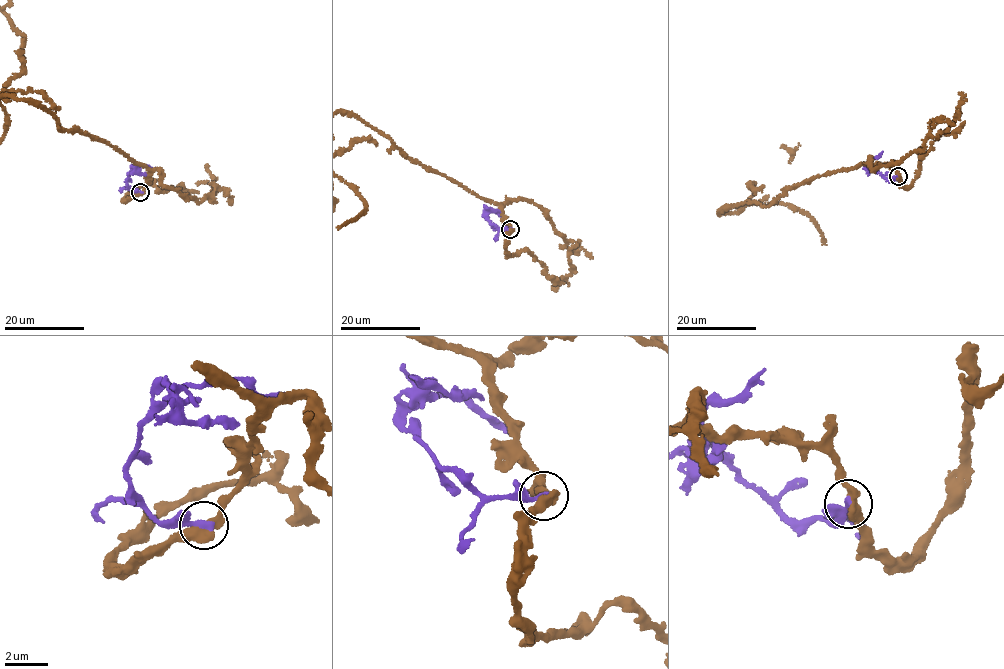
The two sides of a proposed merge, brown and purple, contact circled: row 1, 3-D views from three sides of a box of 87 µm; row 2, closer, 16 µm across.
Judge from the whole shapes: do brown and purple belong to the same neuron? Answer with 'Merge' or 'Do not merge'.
Do not merge

